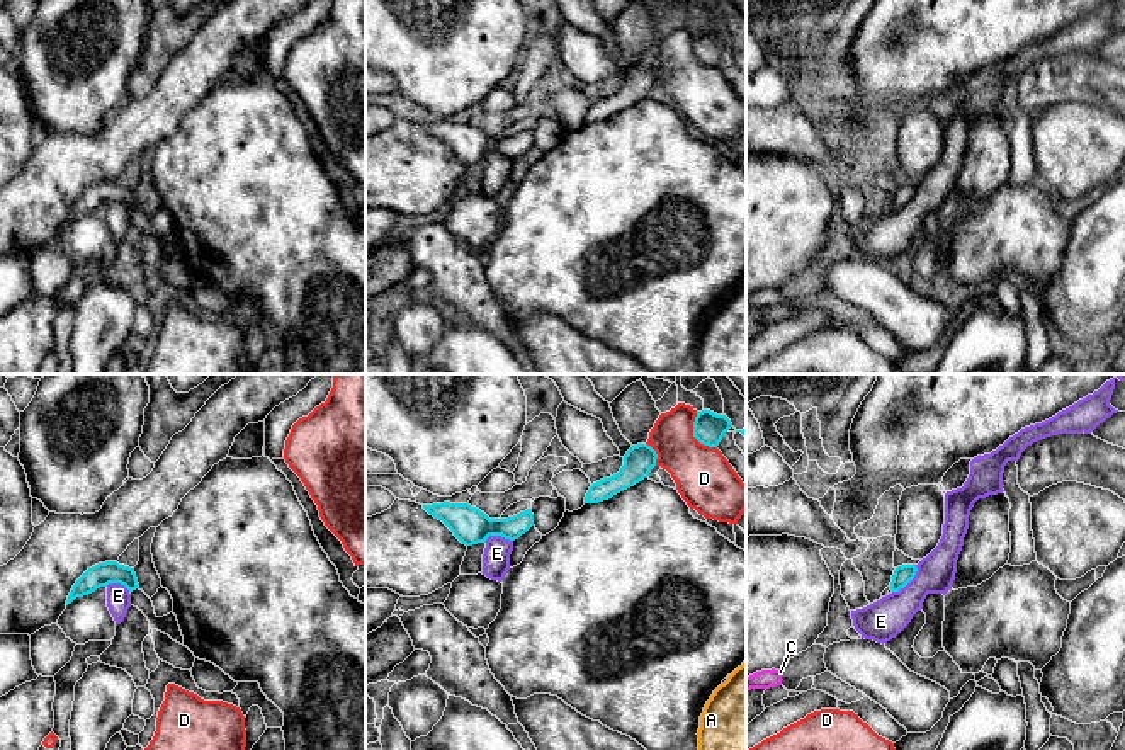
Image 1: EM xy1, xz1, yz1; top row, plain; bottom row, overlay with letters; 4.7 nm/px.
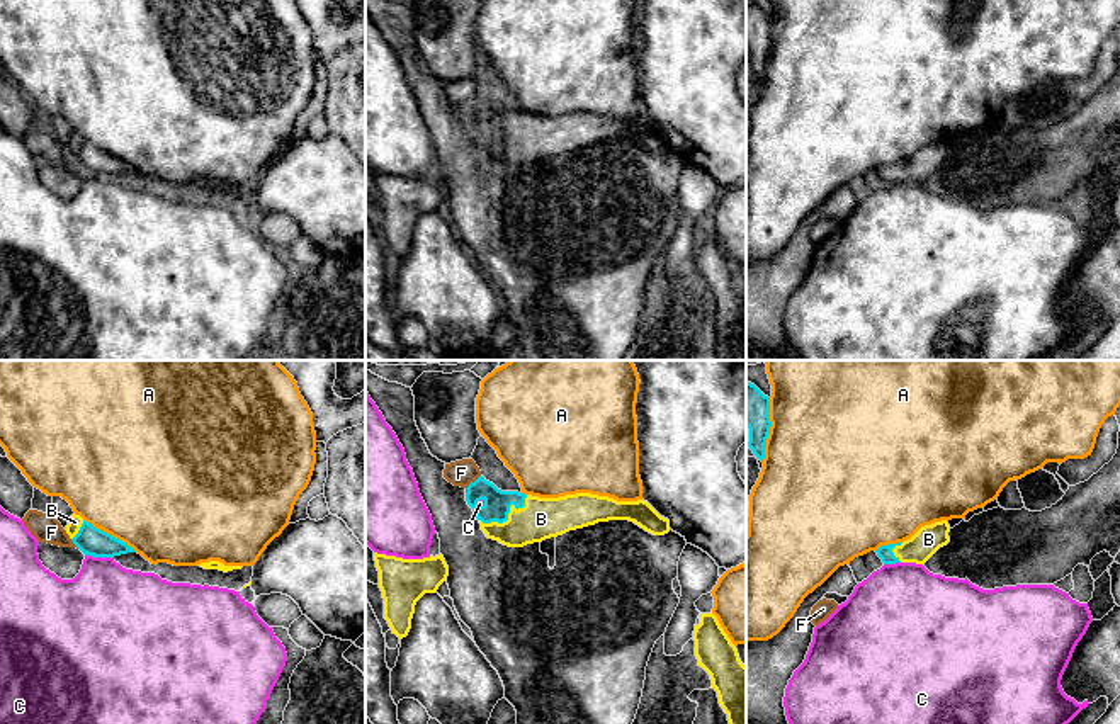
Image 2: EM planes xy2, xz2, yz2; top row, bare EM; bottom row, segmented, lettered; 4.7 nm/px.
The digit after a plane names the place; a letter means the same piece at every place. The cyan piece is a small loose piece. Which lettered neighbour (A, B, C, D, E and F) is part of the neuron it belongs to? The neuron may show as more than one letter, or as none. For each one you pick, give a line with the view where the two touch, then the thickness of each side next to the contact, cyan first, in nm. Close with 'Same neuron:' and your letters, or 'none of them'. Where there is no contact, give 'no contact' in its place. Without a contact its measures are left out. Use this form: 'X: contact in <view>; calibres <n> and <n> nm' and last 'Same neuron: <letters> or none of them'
B: contact in xz2; calibres 130 and 200 nm
Same neuron: B

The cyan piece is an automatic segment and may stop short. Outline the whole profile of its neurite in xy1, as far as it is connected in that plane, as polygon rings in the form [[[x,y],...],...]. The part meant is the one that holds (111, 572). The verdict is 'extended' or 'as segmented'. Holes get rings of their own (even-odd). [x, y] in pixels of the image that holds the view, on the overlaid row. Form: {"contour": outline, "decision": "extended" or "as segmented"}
{"contour": [[[105,561],[88,568],[73,585],[66,605],[71,604],[76,597],[88,595],[100,587],[109,583],[121,583],[129,592],[139,588],[134,568],[119,565],[117,561]]], "decision": "as segmented"}

